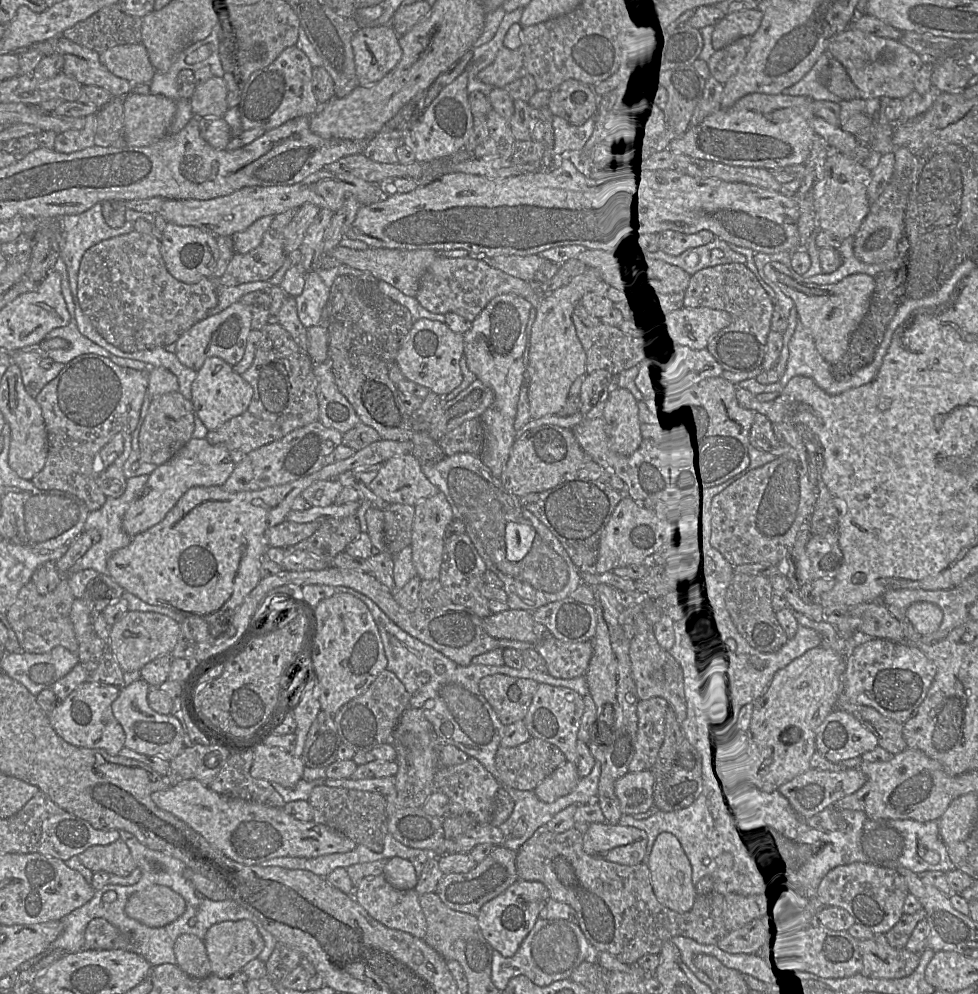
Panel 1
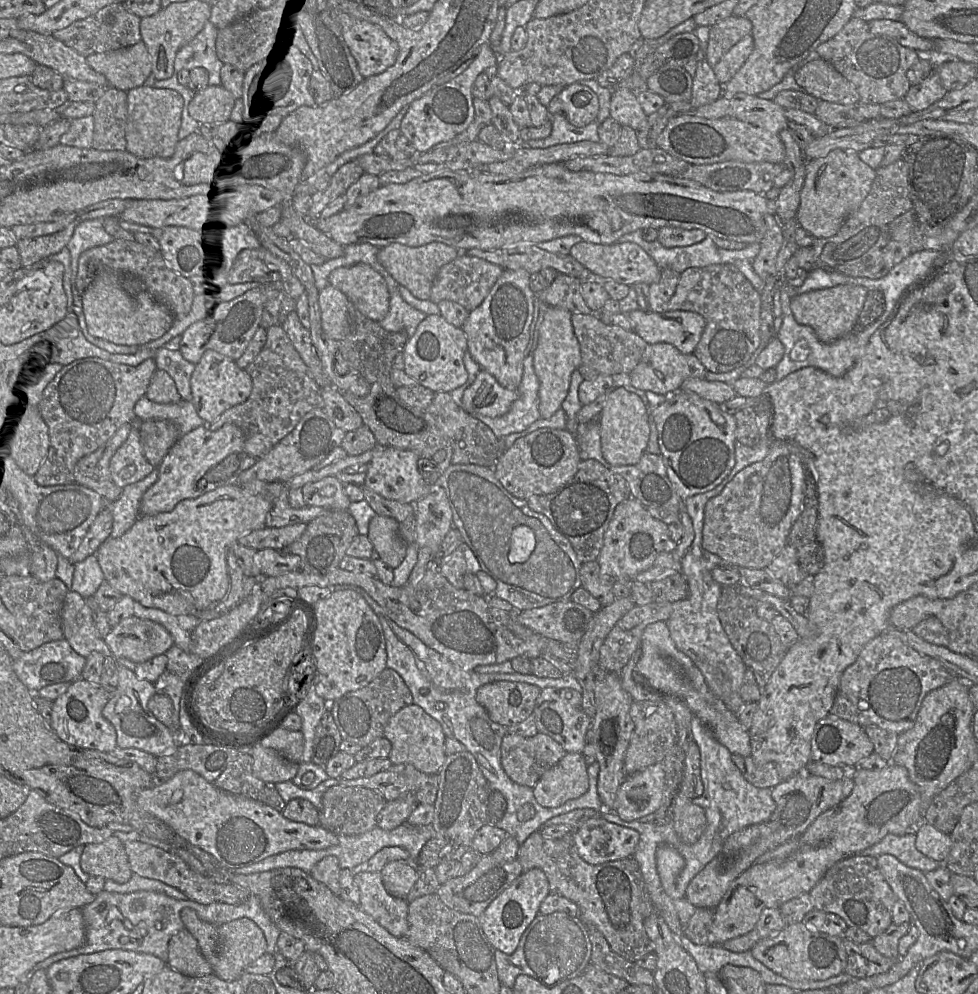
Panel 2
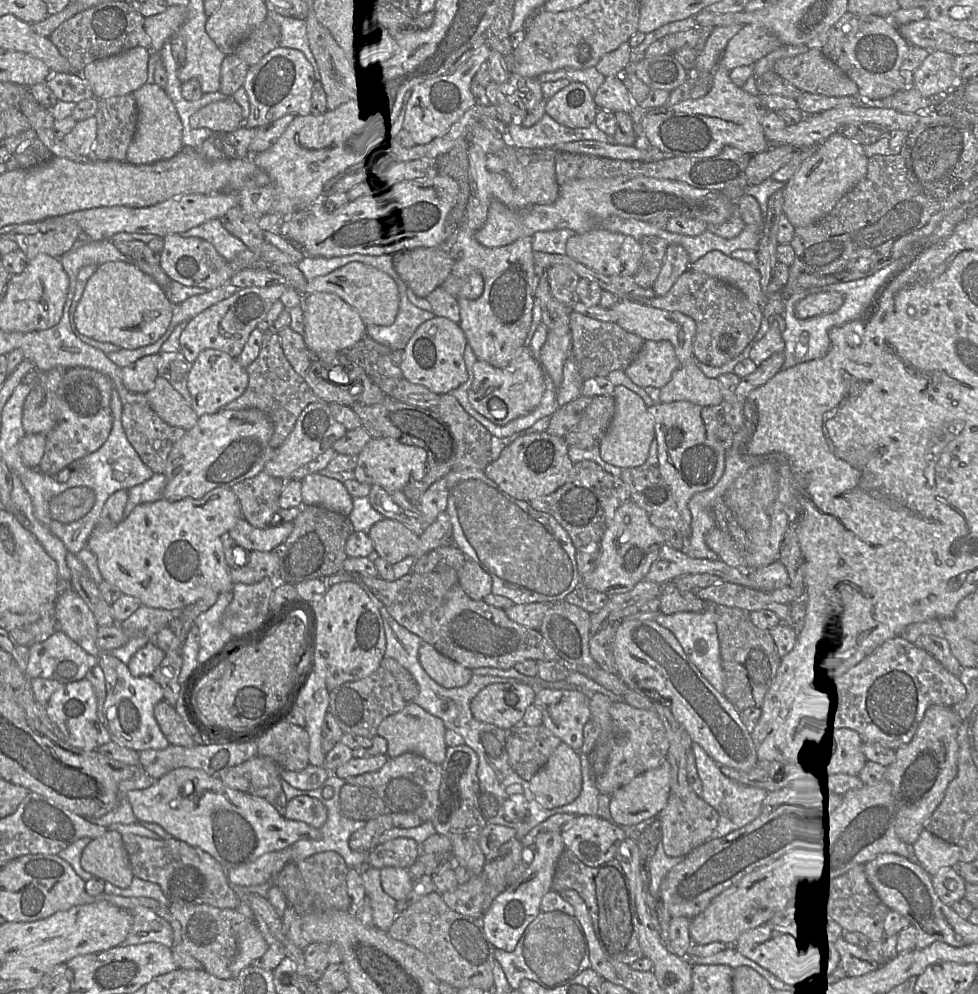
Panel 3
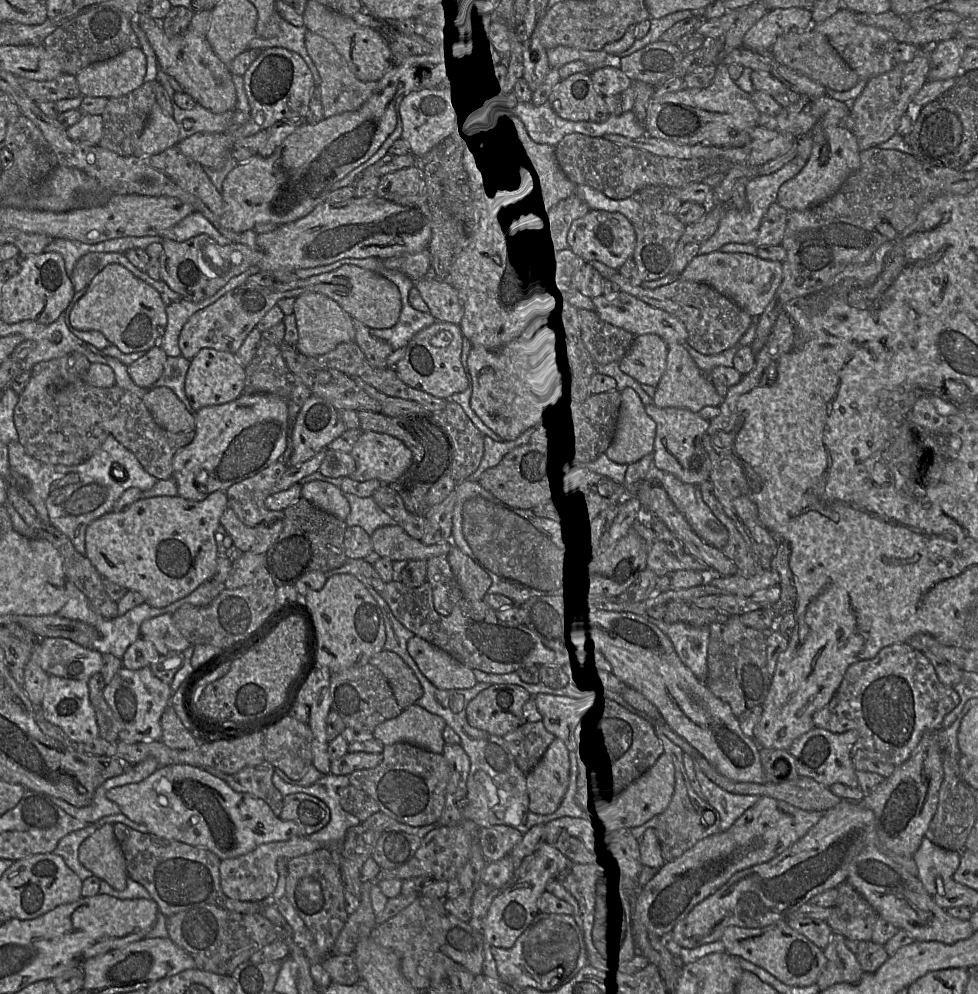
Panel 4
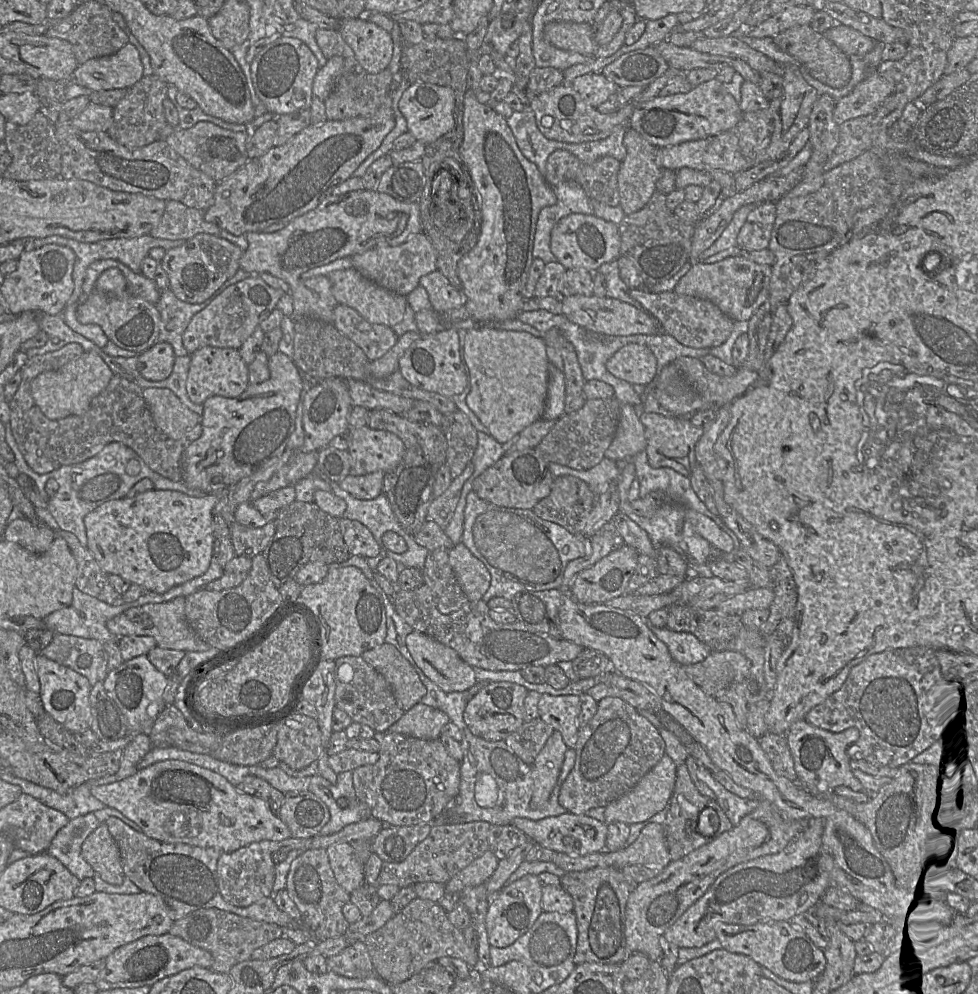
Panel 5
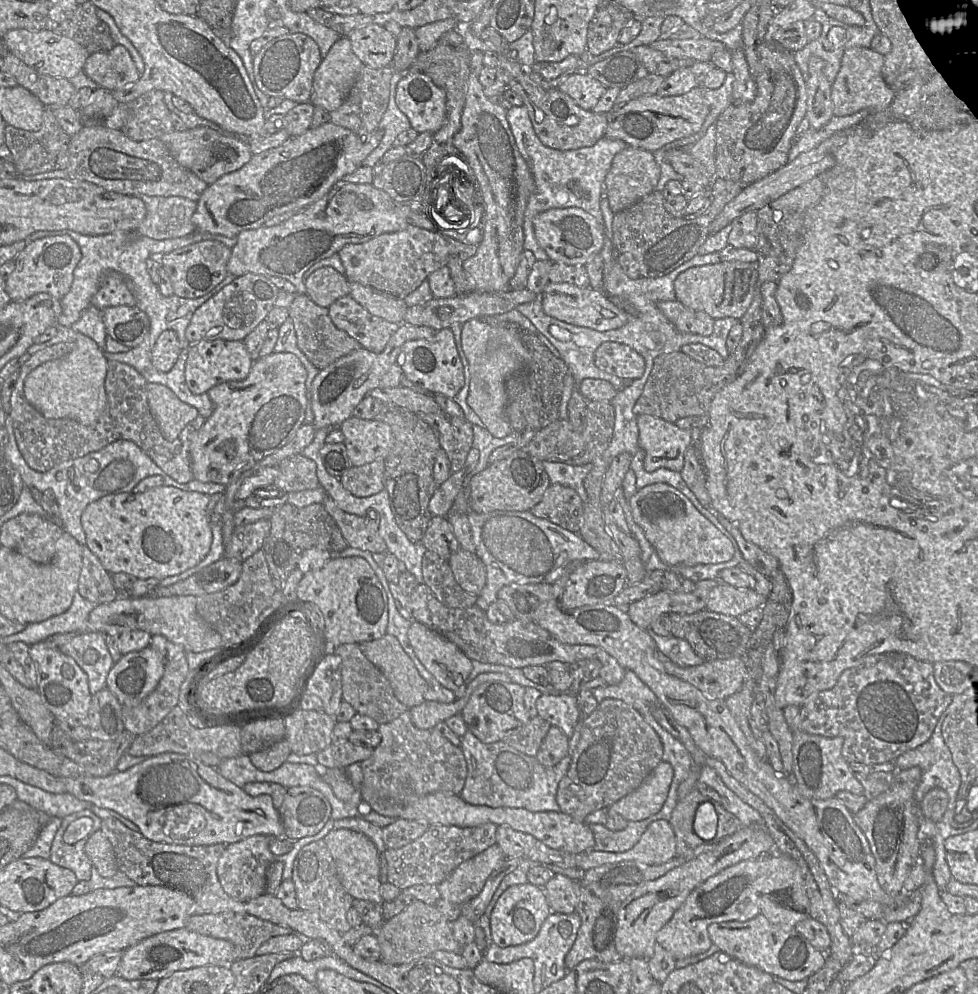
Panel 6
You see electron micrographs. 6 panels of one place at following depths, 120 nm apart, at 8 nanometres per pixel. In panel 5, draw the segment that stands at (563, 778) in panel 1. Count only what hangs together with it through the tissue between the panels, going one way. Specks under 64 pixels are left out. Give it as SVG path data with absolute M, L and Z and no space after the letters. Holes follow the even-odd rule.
M554 730L531 765L533 793L530 808L541 809L547 804L557 783L567 749L561 733Z

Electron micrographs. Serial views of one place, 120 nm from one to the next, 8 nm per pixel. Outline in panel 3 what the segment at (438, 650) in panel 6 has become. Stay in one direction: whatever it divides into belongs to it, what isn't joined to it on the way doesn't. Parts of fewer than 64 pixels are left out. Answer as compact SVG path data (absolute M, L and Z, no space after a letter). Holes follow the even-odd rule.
M424 641L419 647L418 659L431 679L444 688L463 687L473 675L472 670L444 656Z

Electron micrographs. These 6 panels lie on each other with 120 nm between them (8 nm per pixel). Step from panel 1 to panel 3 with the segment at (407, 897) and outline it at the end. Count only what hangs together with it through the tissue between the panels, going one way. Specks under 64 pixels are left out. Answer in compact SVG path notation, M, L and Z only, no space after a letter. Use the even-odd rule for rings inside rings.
M370 867L360 876L363 880L365 896L371 904L374 926L387 932L398 915L396 901L384 892L379 869Z

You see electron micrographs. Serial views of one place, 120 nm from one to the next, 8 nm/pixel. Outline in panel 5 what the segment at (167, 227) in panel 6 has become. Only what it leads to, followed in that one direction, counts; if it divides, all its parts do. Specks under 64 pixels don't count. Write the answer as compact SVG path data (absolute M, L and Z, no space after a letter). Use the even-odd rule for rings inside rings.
M166 201L160 222L149 235L165 240L188 240L201 233L218 236L221 228L207 222L204 219L204 212L178 201Z

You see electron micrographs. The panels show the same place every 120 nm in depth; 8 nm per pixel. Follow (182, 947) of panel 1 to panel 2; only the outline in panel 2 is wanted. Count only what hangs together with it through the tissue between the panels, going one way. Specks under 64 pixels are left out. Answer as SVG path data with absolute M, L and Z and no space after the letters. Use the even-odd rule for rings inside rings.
M185 928L173 935L168 943L167 965L179 973L199 977L213 973L202 955L197 940Z

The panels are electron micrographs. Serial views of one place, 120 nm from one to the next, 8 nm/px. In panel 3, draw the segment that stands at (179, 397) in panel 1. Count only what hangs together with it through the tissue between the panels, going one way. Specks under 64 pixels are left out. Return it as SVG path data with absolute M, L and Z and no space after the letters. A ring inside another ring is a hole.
M123 405L121 423L126 438L143 464L154 474L164 474L174 444L186 431L165 423L149 405Z

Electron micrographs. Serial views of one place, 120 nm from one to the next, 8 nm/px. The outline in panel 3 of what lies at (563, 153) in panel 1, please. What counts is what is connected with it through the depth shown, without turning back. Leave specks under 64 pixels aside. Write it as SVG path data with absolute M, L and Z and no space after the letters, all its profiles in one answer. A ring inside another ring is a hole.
M546 114L529 128L514 120L507 126L507 139L516 149L551 149L558 144L577 141L616 144L614 138L602 132L595 123L588 128L568 128Z

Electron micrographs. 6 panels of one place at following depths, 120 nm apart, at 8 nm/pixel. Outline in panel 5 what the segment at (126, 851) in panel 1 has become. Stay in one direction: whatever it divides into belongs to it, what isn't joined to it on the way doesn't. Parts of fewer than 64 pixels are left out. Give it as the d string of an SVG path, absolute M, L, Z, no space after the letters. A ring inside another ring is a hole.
M101 823L84 841L82 857L105 882L121 885L125 875L119 847L105 823Z

